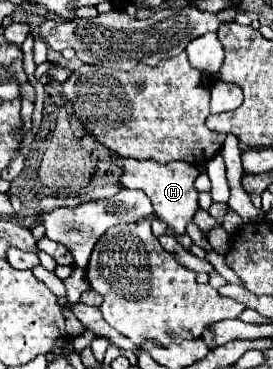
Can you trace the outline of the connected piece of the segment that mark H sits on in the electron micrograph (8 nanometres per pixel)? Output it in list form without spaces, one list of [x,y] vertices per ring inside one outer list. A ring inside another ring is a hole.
[[[114,158],[124,174],[120,176],[120,186],[144,190],[154,206],[154,214],[166,222],[168,230],[174,234],[186,234],[186,226],[192,220],[198,206],[198,192],[194,190],[194,178],[198,176],[198,166],[188,162],[170,162],[160,164],[154,160],[134,160],[134,158]]]

